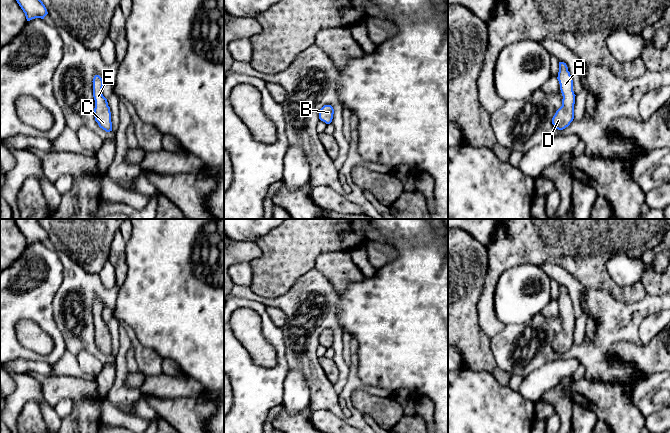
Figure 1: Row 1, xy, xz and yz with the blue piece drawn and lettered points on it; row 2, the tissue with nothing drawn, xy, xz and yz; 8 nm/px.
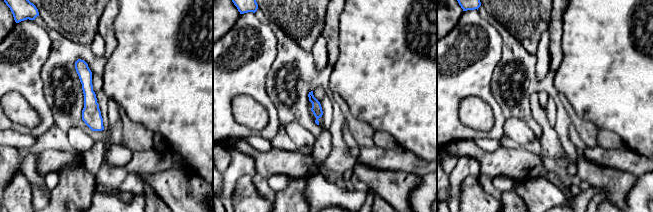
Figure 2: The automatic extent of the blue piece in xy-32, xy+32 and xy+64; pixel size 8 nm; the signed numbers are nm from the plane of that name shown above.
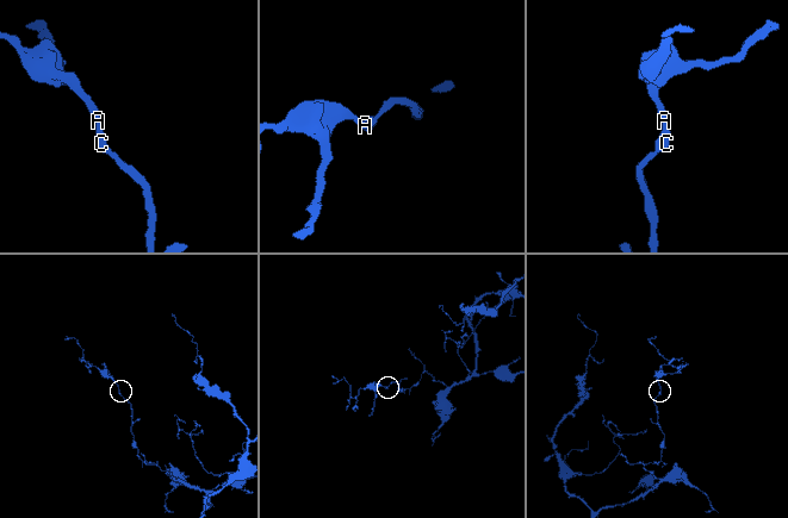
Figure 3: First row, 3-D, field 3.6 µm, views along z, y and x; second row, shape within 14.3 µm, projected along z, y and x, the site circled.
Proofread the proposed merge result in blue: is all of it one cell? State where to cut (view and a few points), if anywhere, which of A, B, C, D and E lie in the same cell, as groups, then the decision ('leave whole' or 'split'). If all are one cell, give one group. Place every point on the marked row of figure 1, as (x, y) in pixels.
no cut; A B C D E; leave whole

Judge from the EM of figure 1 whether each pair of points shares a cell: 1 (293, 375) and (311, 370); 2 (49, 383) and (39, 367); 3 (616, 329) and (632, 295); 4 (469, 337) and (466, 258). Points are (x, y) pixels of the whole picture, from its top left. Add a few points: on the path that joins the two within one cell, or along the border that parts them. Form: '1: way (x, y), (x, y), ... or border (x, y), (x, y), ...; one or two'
1: border (301, 369), (310, 395); two
2: border (27, 372), (37, 372), (50, 376); two
3: border (646, 294), (632, 302), (622, 302), (615, 297); two
4: way (466, 317), (466, 278); one

